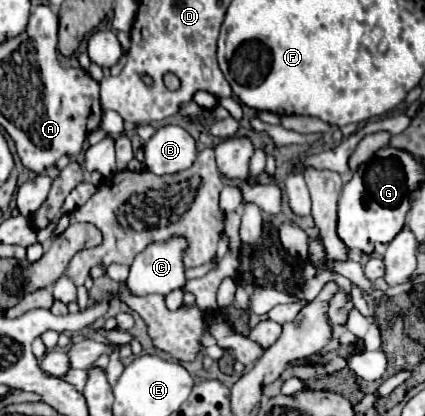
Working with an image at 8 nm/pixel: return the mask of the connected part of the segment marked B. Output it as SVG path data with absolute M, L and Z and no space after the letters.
M178 125L160 127L152 135L152 139L144 145L144 149L146 149L144 167L156 175L184 171L196 159L194 137Z

